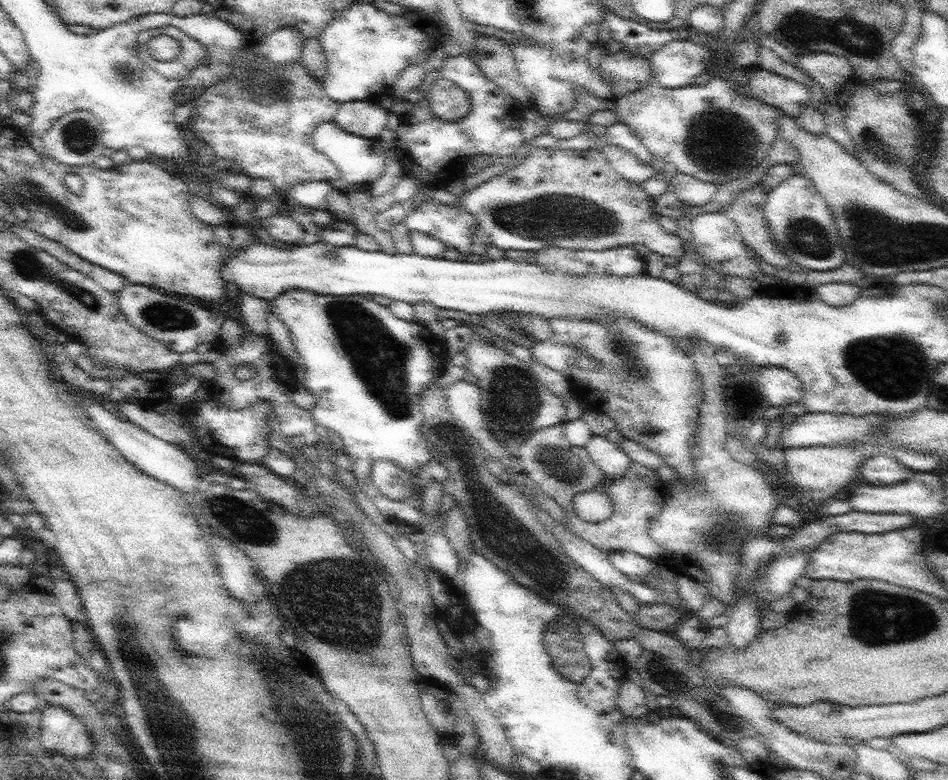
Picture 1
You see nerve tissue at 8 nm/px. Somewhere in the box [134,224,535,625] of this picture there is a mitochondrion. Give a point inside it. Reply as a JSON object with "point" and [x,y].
{"point":[380,361]}

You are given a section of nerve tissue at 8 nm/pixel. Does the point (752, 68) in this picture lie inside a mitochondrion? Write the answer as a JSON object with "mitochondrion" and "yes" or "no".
{"mitochondrion":"no"}

